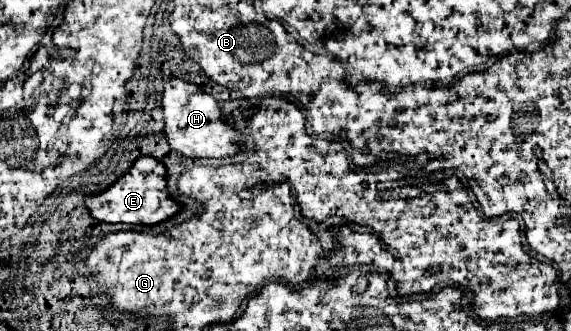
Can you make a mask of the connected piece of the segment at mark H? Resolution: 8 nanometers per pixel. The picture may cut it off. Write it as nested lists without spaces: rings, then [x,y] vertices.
[[[170,79],[162,91],[162,113],[164,135],[170,147],[184,157],[228,157],[240,149],[240,133],[232,127],[226,127],[218,101],[200,91],[194,83]]]

